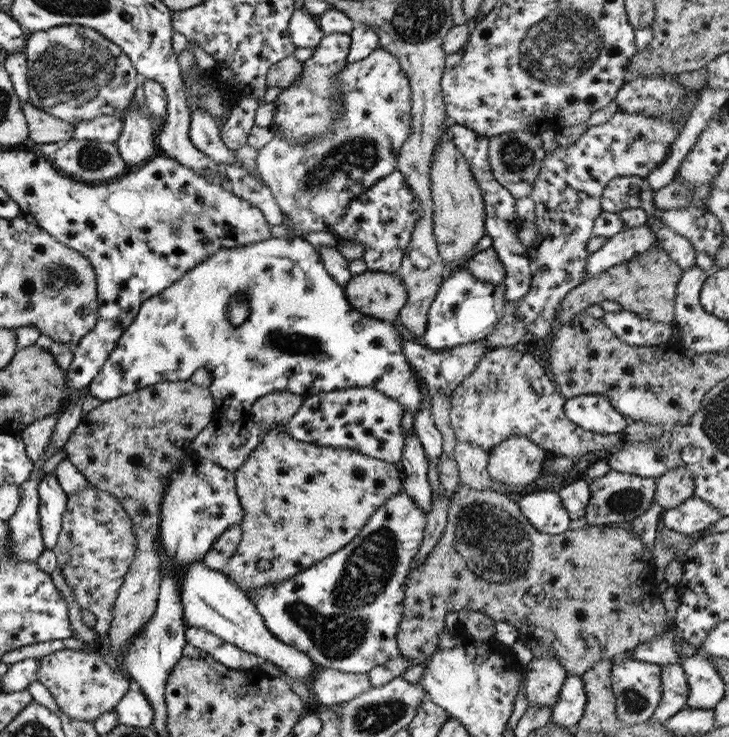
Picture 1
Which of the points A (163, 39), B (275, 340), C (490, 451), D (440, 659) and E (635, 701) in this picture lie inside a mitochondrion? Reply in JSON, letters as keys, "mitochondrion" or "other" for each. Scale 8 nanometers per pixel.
{"A":"other","B":"mitochondrion","C":"other","D":"other","E":"mitochondrion"}

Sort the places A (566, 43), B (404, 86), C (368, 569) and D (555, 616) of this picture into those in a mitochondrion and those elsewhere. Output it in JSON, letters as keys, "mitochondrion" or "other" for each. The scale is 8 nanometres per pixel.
{"A":"mitochondrion","B":"other","C":"mitochondrion","D":"other"}

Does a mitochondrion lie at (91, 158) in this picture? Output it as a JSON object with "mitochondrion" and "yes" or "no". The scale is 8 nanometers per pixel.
{"mitochondrion":"yes"}

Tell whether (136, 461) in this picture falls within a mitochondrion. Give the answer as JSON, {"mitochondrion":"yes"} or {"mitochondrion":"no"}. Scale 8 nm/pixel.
{"mitochondrion":"no"}

